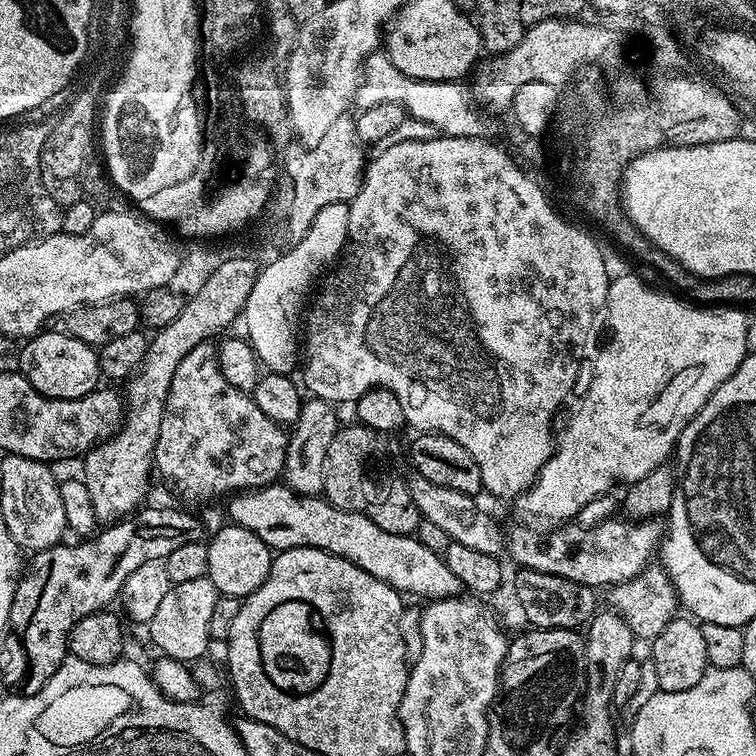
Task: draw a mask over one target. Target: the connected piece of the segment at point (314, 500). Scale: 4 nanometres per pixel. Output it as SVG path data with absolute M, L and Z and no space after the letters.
M277 482L233 495L227 504L227 519L231 523L258 534L258 538L262 538L262 542L266 542L266 546L276 552L285 552L291 548L317 548L329 552L338 558L346 558L346 562L354 562L354 566L366 570L366 574L374 574L374 578L386 582L401 594L409 592L412 596L421 596L424 602L449 600L465 591L464 584L458 582L458 577L452 573L450 566L446 566L443 555L432 552L430 546L422 546L422 542L416 539L415 535L390 534L390 530L382 530L378 522L370 522L364 512L347 512L336 508L319 495L304 496L296 489L289 488L287 483Z

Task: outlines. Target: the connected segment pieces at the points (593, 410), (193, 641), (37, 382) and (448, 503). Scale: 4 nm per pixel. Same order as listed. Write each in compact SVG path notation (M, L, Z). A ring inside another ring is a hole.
M620 276L611 281L608 286L608 324L612 327L612 341L601 350L596 356L596 365L592 368L592 381L588 384L588 393L584 396L584 401L580 404L580 409L572 416L572 421L568 424L568 429L564 432L564 437L559 437L550 459L542 466L542 470L536 476L536 481L531 488L519 497L518 504L524 512L529 512L532 516L537 516L540 520L556 520L552 522L572 522L577 519L576 515L587 506L591 500L596 500L615 480L625 480L625 485L631 486L636 481L646 478L655 468L661 467L664 460L673 455L676 441L679 440L684 427L691 422L694 414L702 410L702 406L736 372L740 371L741 364L745 363L749 355L748 350L748 322L749 317L736 306L697 306L695 303L683 304L680 300L675 300L672 296L663 296L660 292L655 292L648 284L643 284L636 276Z
M207 576L194 578L194 582L172 585L166 598L158 605L154 618L146 625L146 632L152 635L163 655L185 662L199 661L205 655L210 639L210 617L214 615L217 595L214 582Z
M51 330L41 331L25 344L28 345L20 352L19 371L43 396L52 400L77 400L96 391L101 383L99 358L93 345Z
M412 474L407 477L407 495L418 506L421 517L437 524L449 541L462 546L470 546L470 550L482 550L482 554L499 557L506 548L506 536L500 528L479 508L477 497L467 496L458 490L450 490L450 486L437 486L430 478Z

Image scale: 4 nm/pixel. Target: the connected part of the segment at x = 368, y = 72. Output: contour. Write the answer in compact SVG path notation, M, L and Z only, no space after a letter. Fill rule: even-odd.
M374 54L362 69L362 82L356 88L354 104L357 109L363 110L382 106L383 103L400 104L411 119L432 124L437 133L446 136L484 138L489 135L488 124L484 121L485 113L474 107L469 89L463 83L415 80L402 74L383 55Z

